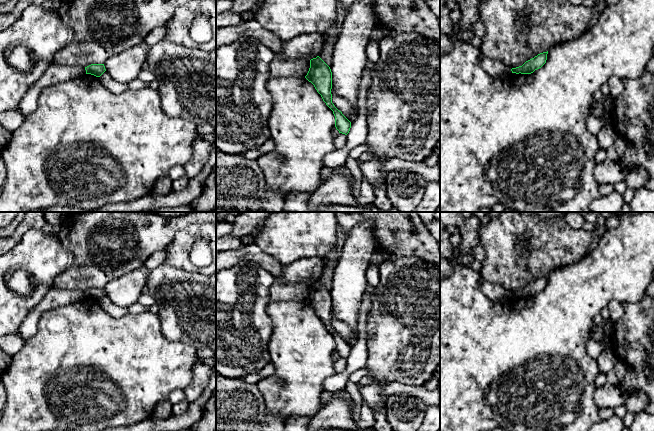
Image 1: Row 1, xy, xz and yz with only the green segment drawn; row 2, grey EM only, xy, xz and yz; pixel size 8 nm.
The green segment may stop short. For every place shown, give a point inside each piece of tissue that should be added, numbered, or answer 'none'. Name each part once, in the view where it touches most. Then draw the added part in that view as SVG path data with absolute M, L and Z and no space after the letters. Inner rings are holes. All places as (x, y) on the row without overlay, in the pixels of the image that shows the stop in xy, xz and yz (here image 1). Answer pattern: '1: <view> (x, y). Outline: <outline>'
none

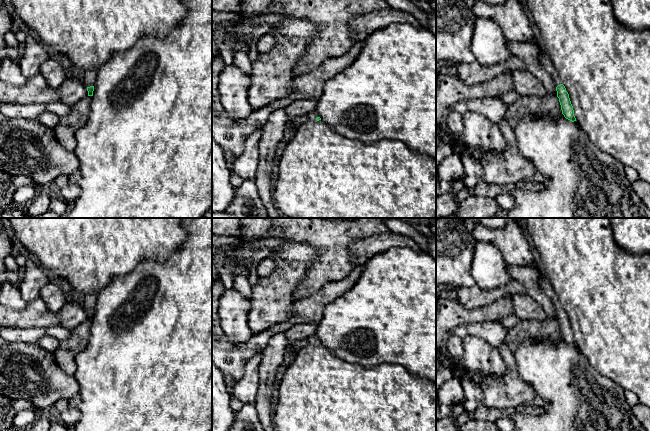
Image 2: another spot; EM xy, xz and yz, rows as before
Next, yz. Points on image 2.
1: yz (544, 280). Outline: M540 273L540 283L545 294L551 299L555 310L557 311L558 309L563 308L549 278L542 273Z

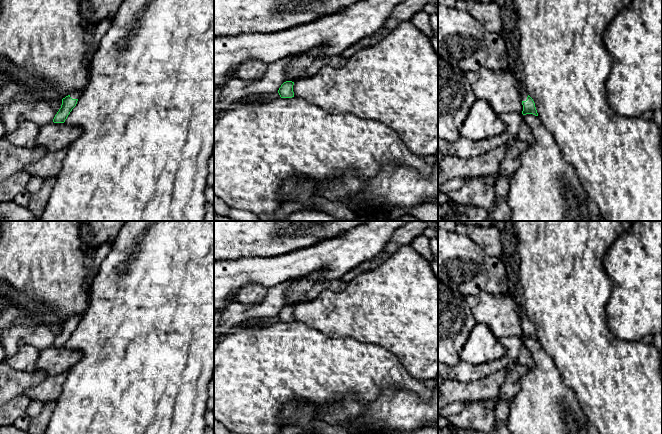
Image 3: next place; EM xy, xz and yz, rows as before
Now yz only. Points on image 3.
1: yz (523, 316). Outline: M517 304L517 311L518 311L518 314L519 314L520 319L521 319L521 324L526 325L527 321L528 321L528 316L527 316L525 310L522 310Z

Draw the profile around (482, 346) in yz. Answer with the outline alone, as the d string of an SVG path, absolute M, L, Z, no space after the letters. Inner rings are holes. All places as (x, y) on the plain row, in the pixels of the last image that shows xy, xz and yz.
M476 323L466 345L460 351L461 360L479 365L505 356L506 350L491 330L482 323Z

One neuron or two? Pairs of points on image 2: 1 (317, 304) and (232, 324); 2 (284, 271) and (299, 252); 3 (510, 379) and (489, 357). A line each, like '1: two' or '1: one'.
1: two
2: one
3: two

